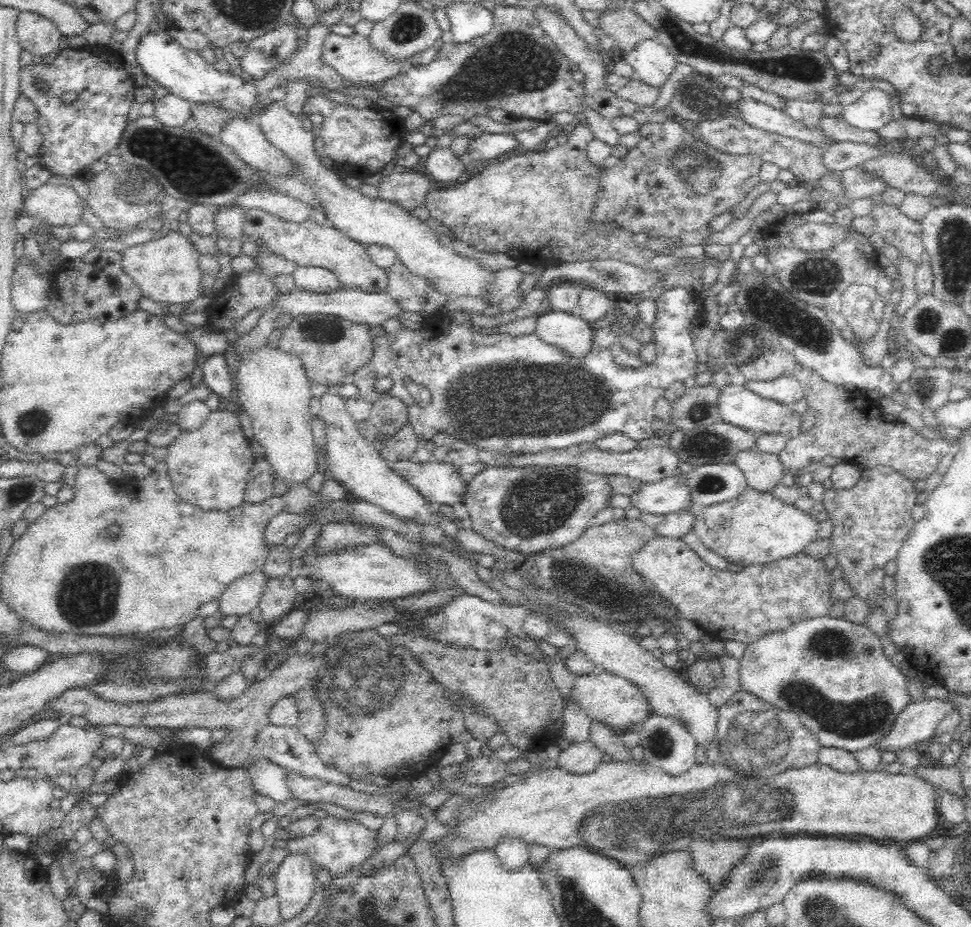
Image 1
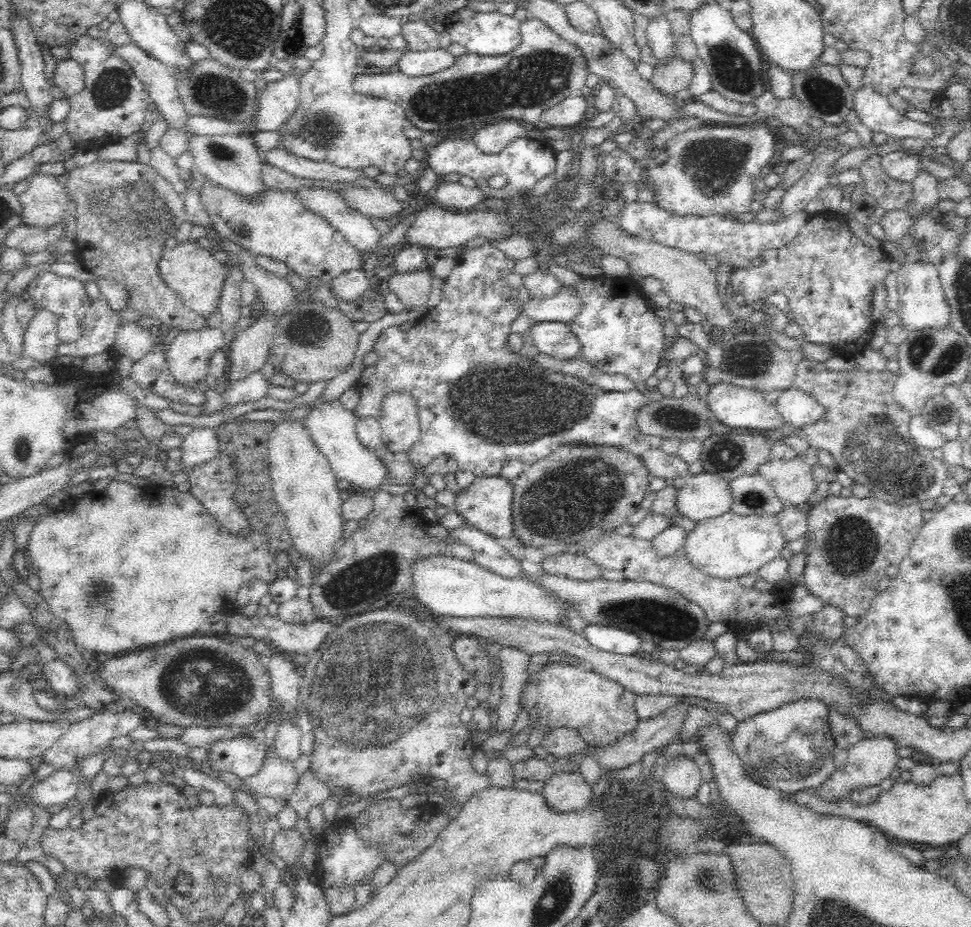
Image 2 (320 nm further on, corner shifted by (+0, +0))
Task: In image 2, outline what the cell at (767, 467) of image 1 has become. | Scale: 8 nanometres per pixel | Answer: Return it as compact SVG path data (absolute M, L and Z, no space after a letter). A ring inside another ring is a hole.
M804 458L768 459L757 473L770 483L782 505L802 506L818 489L812 466Z

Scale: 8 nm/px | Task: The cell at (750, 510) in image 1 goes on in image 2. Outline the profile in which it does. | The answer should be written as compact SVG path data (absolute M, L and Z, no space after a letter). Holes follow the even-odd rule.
M730 511L722 514L722 516L699 522L693 530L687 533L684 547L686 547L686 555L688 555L688 559L692 561L692 564L711 577L738 579L746 574L757 574L765 564L780 556L782 548L787 546L787 543L786 537L784 537L783 525L780 524L778 517L759 513L742 516Z

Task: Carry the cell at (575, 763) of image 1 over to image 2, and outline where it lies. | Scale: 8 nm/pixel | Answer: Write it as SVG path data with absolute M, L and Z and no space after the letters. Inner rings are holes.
M558 769L544 784L544 797L558 811L584 808L592 798L592 786L581 772L562 772Z

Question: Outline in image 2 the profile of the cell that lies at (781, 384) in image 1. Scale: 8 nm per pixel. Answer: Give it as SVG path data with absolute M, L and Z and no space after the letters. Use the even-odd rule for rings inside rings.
M794 386L781 391L774 403L784 424L796 429L820 420L824 414L824 409L811 394Z

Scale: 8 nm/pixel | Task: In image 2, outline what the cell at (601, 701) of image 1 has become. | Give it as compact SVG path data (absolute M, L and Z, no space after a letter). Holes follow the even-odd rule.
M566 661L547 663L527 680L523 690L521 709L530 715L532 724L527 729L529 732L536 726L546 727L544 733L550 732L552 728L574 728L588 746L606 748L632 733L640 722L635 710L636 695L597 672L588 671L580 665L572 665Z

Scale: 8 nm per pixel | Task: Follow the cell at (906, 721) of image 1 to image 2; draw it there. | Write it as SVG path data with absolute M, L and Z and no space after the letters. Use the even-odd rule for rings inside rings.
M876 736L876 738L862 740L847 751L846 767L840 773L834 772L827 778L820 786L820 793L828 799L841 799L850 797L849 792L856 787L880 785L881 781L888 779L897 767L901 759L898 756L900 748L900 744L892 736Z

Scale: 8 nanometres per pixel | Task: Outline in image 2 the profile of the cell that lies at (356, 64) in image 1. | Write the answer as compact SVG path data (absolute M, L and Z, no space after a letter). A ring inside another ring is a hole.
M442 48L422 52L408 51L396 62L396 70L406 76L426 76L440 72L453 63L452 53Z

